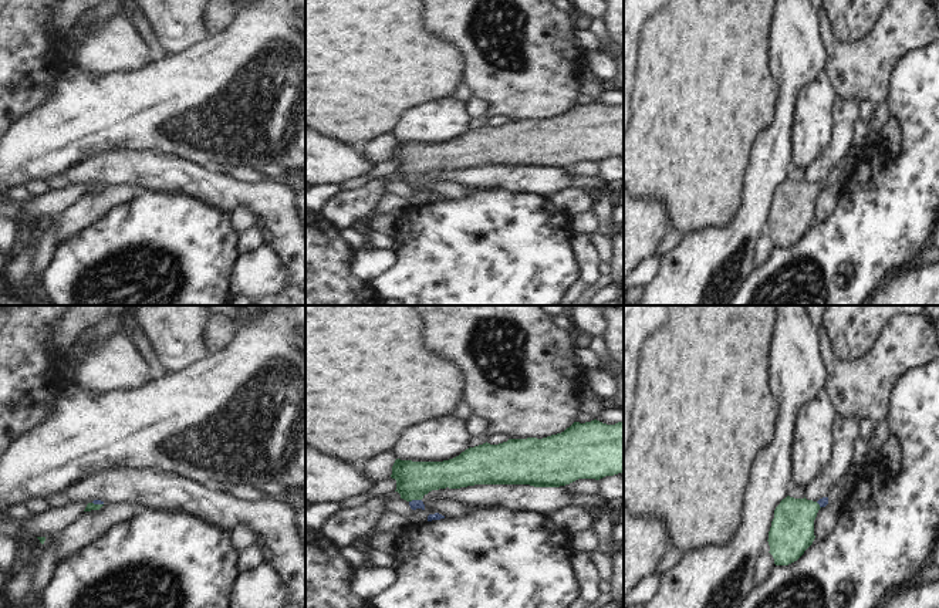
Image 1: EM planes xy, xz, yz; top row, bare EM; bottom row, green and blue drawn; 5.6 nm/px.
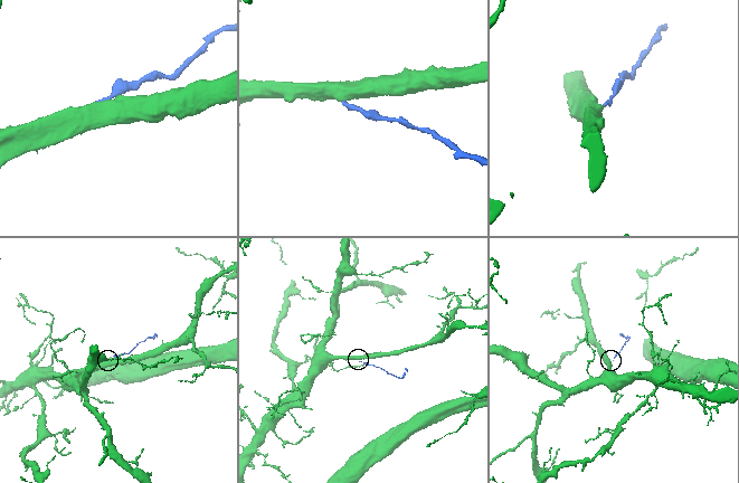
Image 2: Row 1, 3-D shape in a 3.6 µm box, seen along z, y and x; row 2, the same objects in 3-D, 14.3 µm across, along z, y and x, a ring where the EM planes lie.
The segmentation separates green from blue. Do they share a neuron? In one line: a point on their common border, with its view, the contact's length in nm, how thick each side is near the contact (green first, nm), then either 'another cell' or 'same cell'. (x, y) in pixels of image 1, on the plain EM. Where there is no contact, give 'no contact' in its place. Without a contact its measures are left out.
xz (415, 181) | 70 nm | 200/50 nm | same cell

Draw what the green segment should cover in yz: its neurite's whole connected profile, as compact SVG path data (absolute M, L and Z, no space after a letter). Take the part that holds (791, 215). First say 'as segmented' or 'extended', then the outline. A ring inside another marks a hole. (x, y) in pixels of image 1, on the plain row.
extended; M787 178L774 192L769 213L770 236L776 247L788 247L797 243L813 226L814 202L821 189L828 186L828 179L818 183Z

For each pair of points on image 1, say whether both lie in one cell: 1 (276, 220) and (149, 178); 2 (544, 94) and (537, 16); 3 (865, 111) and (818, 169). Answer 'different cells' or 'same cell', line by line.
1: same cell
2: same cell
3: different cells

